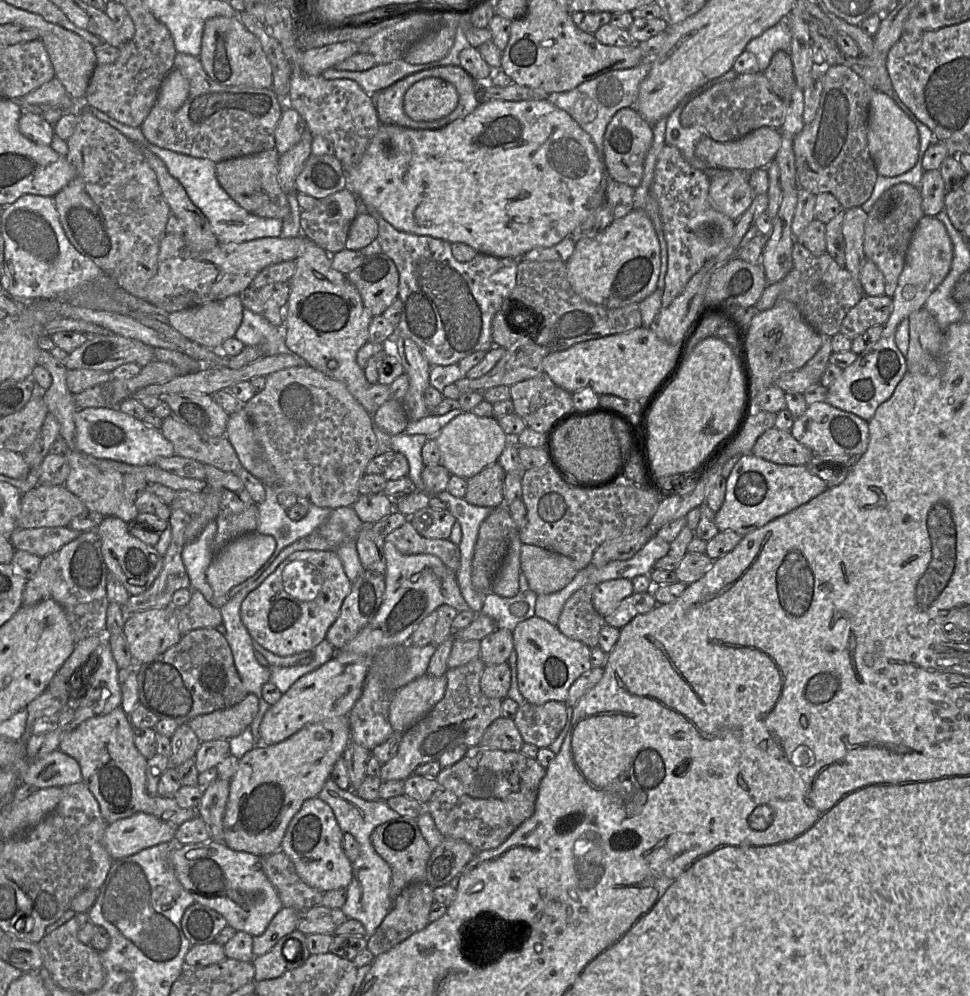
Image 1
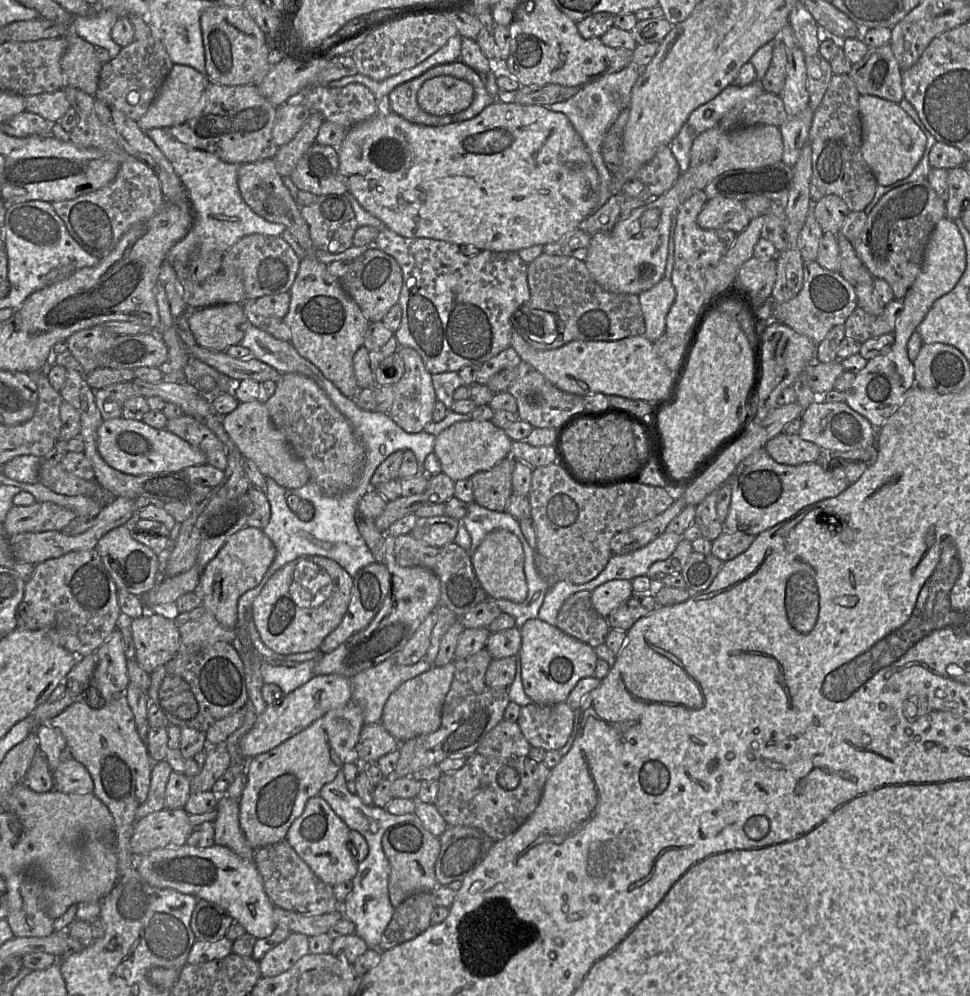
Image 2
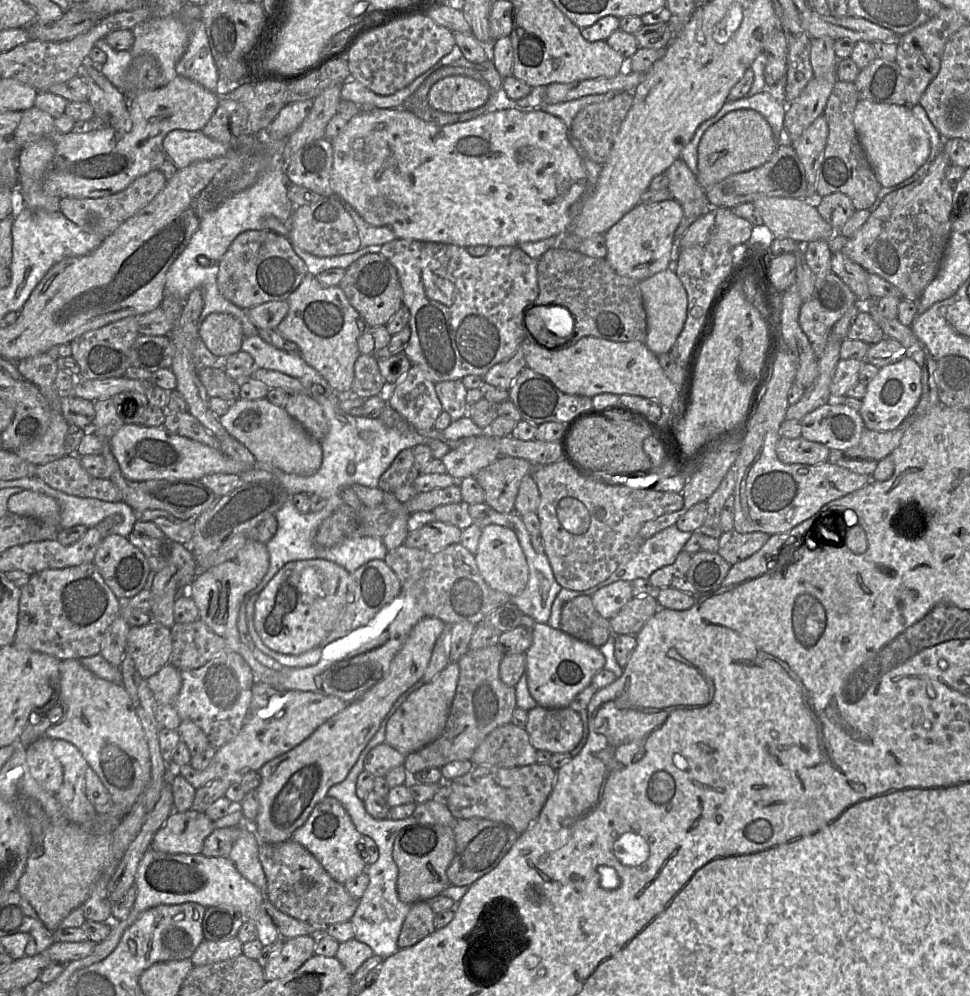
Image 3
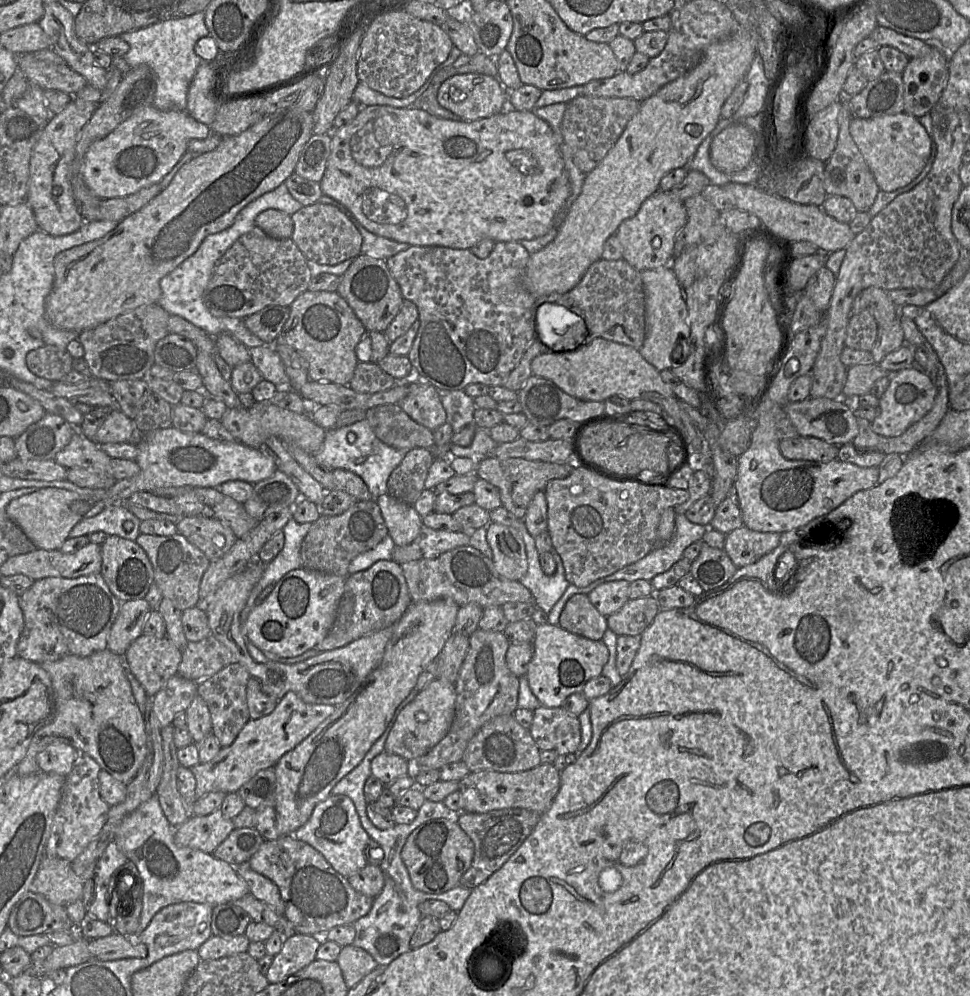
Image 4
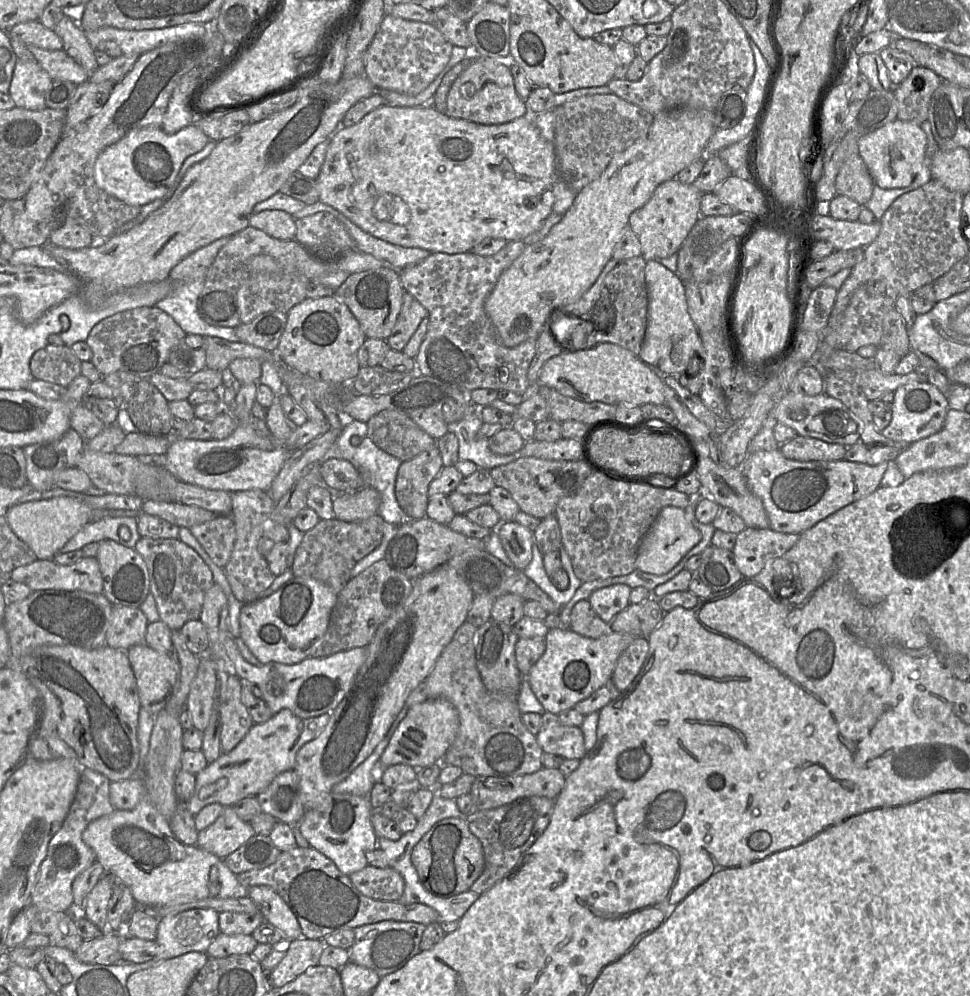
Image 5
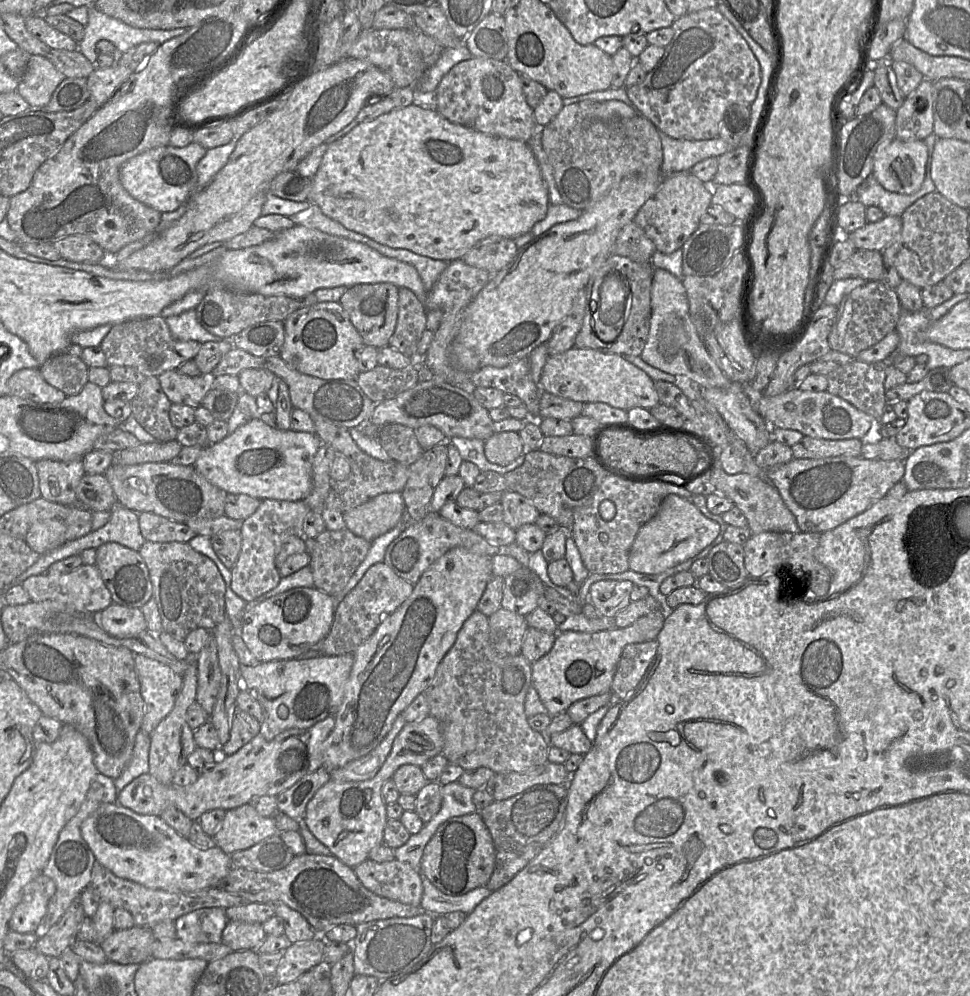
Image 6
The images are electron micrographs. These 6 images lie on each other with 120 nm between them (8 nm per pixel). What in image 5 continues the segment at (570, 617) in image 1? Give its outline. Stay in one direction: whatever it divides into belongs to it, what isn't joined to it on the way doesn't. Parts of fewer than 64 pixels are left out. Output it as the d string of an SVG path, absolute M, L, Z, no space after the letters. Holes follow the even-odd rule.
M588 599L579 600L570 614L570 629L588 638L599 638L611 632L610 623L603 621L591 607Z

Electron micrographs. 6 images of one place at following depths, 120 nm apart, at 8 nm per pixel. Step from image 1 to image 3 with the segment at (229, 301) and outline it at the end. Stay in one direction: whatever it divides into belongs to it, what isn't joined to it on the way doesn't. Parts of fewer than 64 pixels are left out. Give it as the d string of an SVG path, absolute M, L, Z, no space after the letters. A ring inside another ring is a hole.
M225 313L209 314L199 327L199 337L208 350L220 359L240 352L245 338L241 322Z

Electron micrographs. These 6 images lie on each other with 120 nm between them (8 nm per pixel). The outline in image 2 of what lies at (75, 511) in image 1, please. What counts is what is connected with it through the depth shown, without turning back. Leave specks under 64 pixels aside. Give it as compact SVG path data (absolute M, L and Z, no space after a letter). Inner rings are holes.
M52 502L12 506L2 526L7 538L20 533L62 531L77 515Z

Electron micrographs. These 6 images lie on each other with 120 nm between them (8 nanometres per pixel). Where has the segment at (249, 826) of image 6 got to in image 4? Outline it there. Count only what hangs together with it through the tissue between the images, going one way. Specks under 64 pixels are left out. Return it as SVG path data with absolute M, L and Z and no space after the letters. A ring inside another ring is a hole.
M220 809L206 816L190 817L180 826L175 828L175 843L182 847L200 850L207 854L213 854L214 850L228 837L235 829L232 819L226 818Z

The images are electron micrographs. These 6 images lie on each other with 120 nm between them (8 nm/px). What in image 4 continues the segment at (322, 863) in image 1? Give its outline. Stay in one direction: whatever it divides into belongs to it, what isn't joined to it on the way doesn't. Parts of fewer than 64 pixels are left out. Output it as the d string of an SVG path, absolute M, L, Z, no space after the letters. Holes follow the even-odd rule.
M331 794L319 802L308 821L293 836L320 852L333 869L346 878L368 864L365 852L370 837L362 827L355 805L348 796Z

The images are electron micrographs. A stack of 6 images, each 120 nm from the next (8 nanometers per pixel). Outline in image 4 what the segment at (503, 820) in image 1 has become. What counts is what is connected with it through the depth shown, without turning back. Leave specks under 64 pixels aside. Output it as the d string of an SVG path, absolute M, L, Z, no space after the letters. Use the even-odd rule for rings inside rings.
M540 763L538 766L513 773L482 770L470 772L459 781L459 792L463 799L462 812L487 813L494 810L521 808L543 814L550 807L560 787L560 772L553 764Z

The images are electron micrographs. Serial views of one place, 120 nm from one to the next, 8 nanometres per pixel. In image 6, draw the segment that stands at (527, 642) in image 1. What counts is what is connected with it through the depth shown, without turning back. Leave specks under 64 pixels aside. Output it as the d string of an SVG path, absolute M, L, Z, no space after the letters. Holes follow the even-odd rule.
M664 600L664 609L642 616L625 628L614 628L593 633L578 631L558 632L551 650L531 665L532 686L538 692L540 701L547 709L546 713L550 716L556 716L566 712L576 701L611 691L613 676L623 648L628 644L656 639L668 616L668 610L672 609L665 606Z

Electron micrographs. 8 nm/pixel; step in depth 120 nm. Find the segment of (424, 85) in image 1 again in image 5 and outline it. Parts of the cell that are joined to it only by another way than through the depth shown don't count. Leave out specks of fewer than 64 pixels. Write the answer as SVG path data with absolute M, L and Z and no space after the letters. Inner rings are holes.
M479 56L451 84L446 97L446 115L464 119L483 125L497 125L511 122L526 116L528 109L525 100L520 98L514 86L513 76L508 66L508 60L495 60L490 57Z

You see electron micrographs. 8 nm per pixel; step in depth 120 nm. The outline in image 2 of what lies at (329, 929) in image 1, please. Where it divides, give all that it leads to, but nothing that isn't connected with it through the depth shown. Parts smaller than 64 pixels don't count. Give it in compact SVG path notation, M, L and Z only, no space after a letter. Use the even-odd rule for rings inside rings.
M274 907L273 918L276 926L287 928L291 933L308 937L325 934L344 917L342 909L321 915L300 914Z

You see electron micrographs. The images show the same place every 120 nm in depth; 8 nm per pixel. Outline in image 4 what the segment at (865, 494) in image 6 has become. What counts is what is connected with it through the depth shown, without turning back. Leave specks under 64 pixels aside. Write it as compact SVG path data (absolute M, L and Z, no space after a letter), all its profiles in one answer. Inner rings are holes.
M774 405L770 410L752 413L753 430L747 450L738 457L737 476L733 495L741 510L743 526L760 532L787 531L806 525L811 520L826 515L858 491L872 488L878 484L879 469L860 467L852 463L834 459L828 463L809 460L788 460L780 452L780 439L776 424L782 416L787 416L785 408Z

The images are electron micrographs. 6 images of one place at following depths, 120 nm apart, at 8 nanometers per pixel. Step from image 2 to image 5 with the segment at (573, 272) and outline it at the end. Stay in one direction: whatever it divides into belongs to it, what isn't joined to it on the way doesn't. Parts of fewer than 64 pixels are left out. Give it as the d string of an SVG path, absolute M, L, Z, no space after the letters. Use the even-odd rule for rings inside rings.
M642 256L629 259L611 258L603 268L597 280L576 302L558 309L569 316L577 317L584 321L582 326L579 325L579 323L578 326L574 326L573 336L575 330L578 329L577 327L580 327L581 330L580 336L574 341L566 339L563 334L561 334L561 347L564 351L578 351L592 348L600 343L613 343L639 356L647 326L648 295L645 281L646 263L647 260Z

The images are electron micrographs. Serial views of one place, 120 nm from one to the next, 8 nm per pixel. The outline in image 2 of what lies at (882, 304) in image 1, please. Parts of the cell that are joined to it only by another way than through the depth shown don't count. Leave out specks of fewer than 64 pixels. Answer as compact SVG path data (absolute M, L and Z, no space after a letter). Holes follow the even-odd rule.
M897 299L885 305L883 313L878 317L857 307L844 323L845 337L863 343L868 339L893 333L902 309L903 301Z

